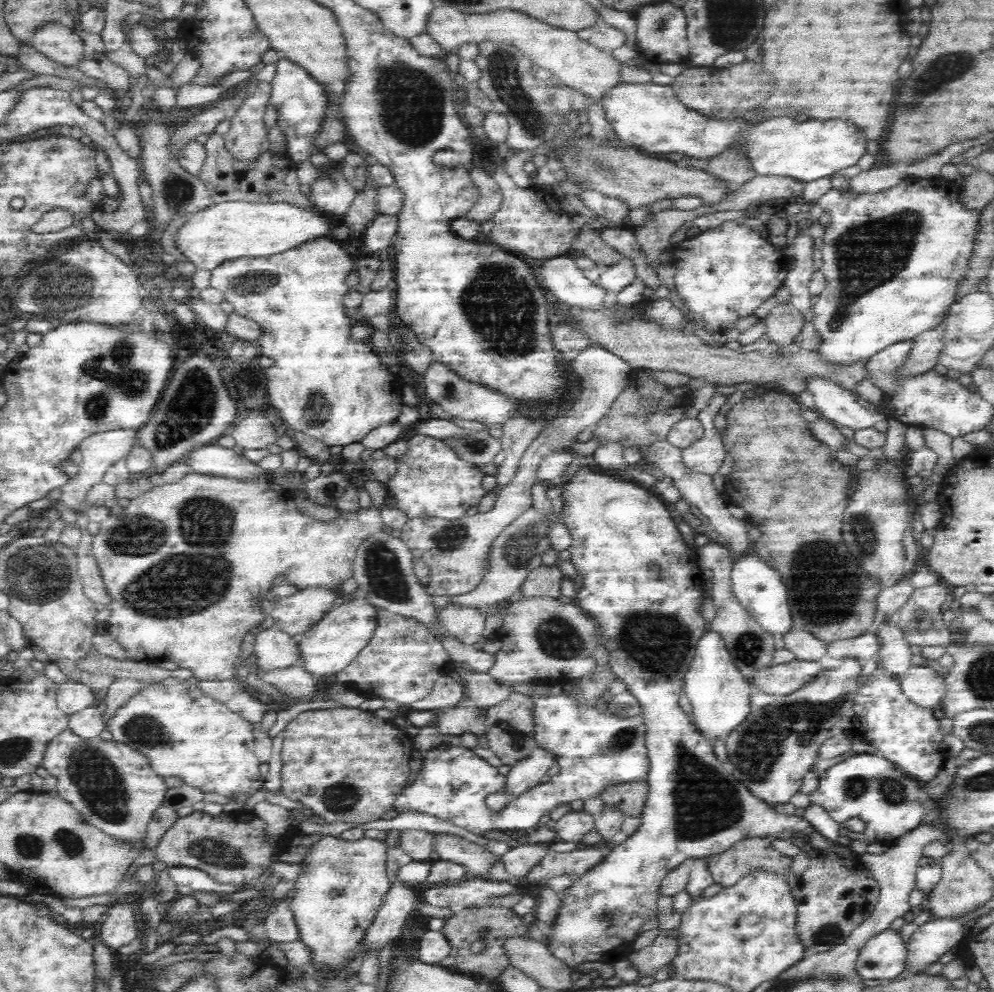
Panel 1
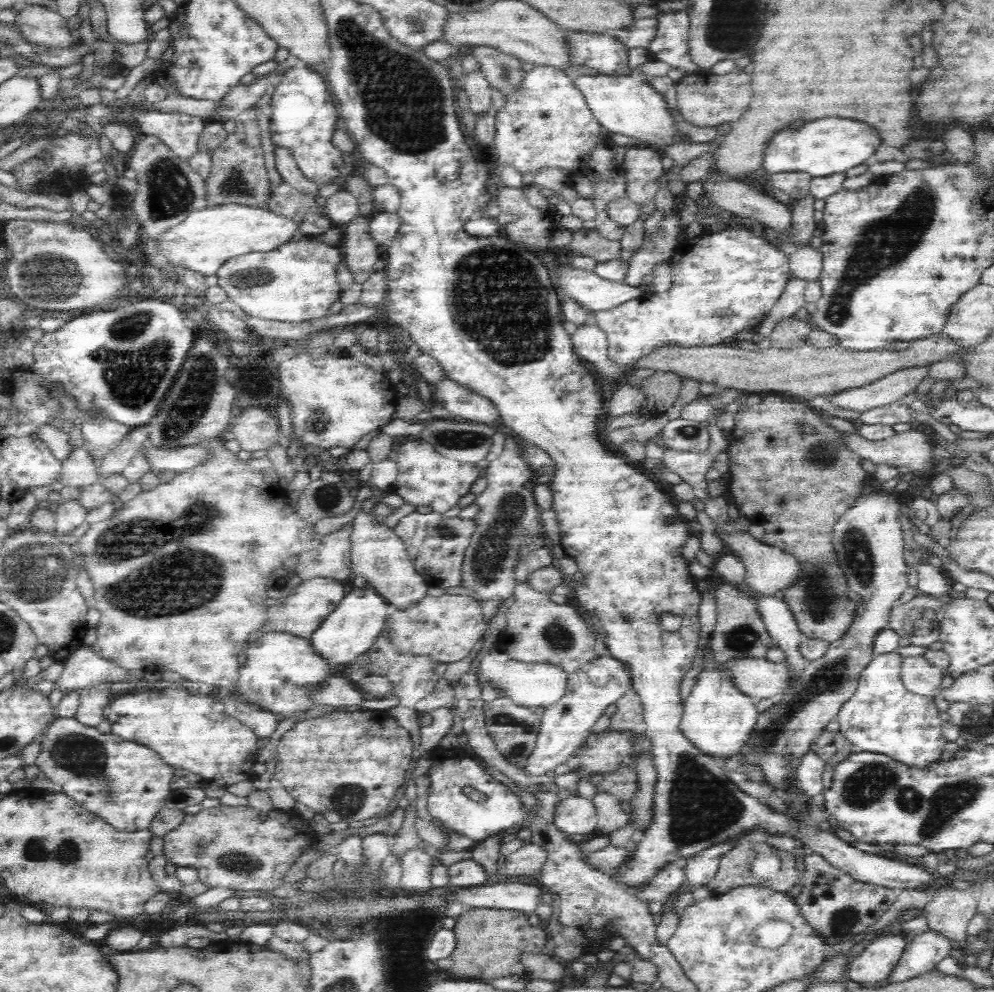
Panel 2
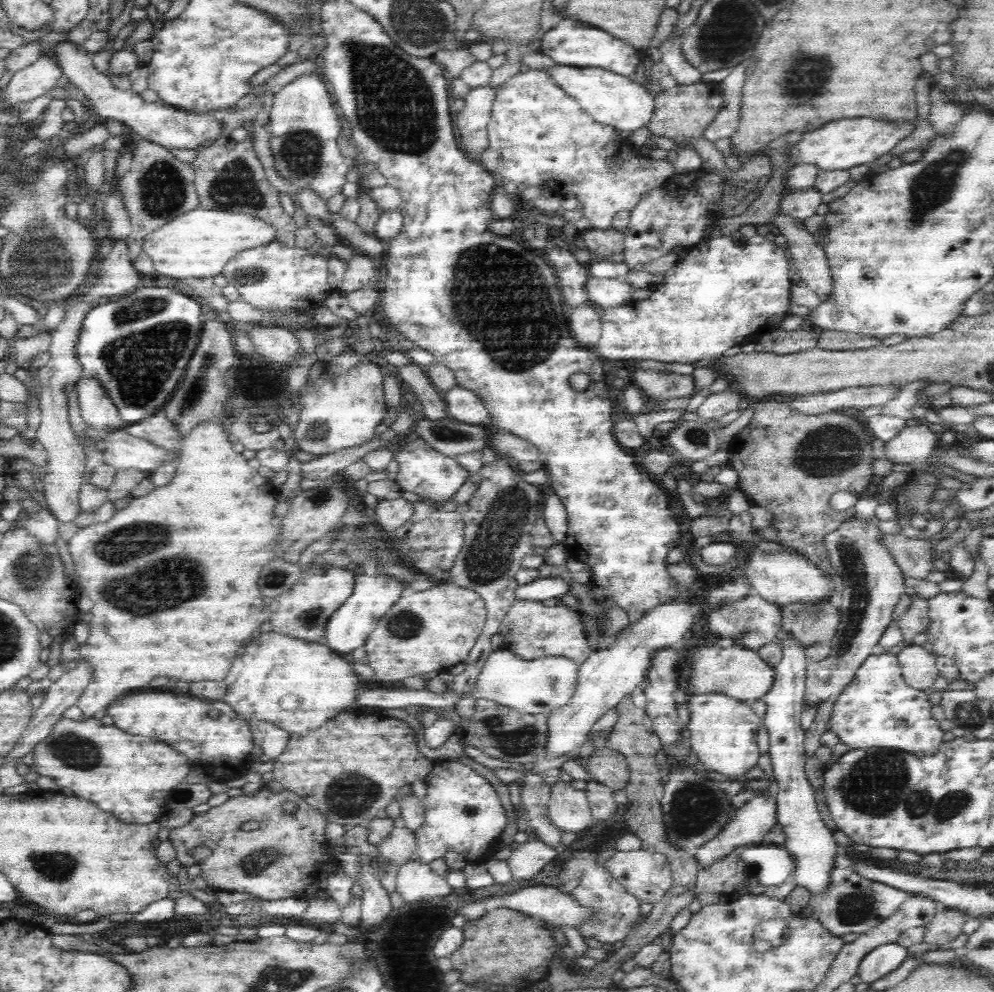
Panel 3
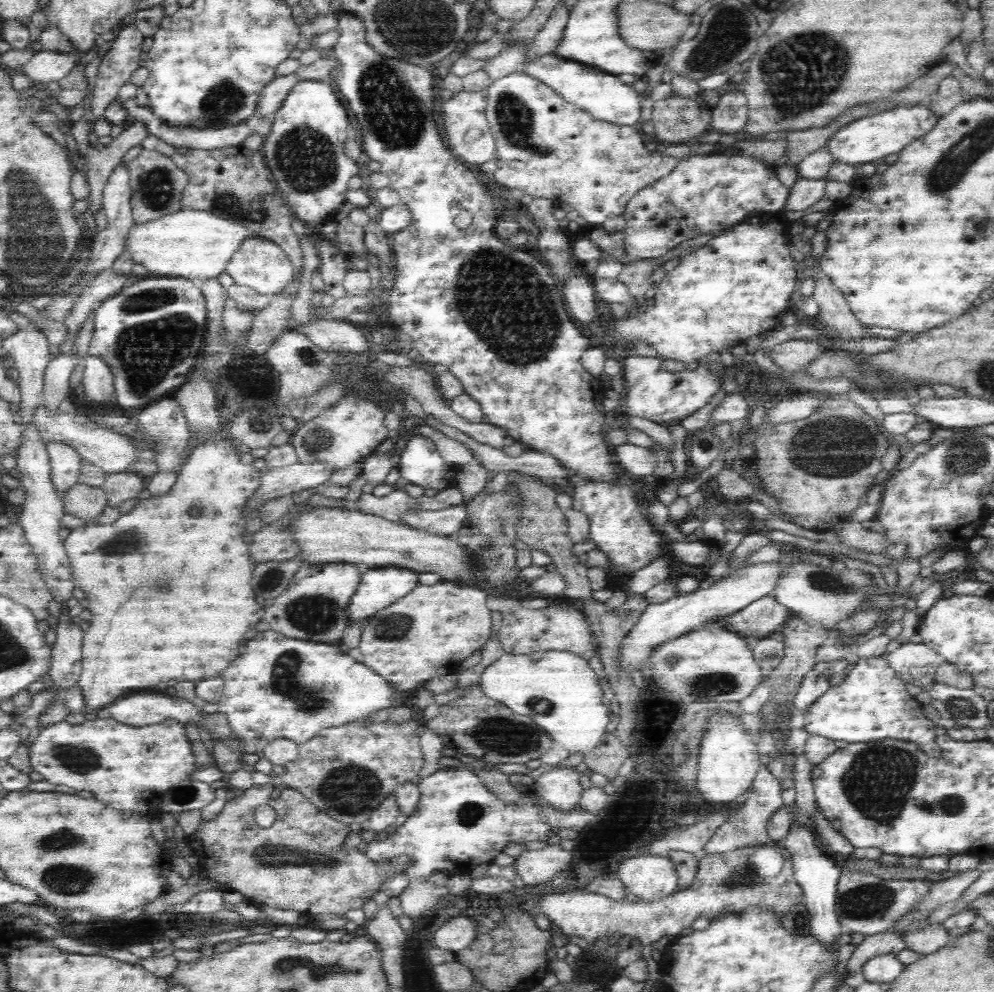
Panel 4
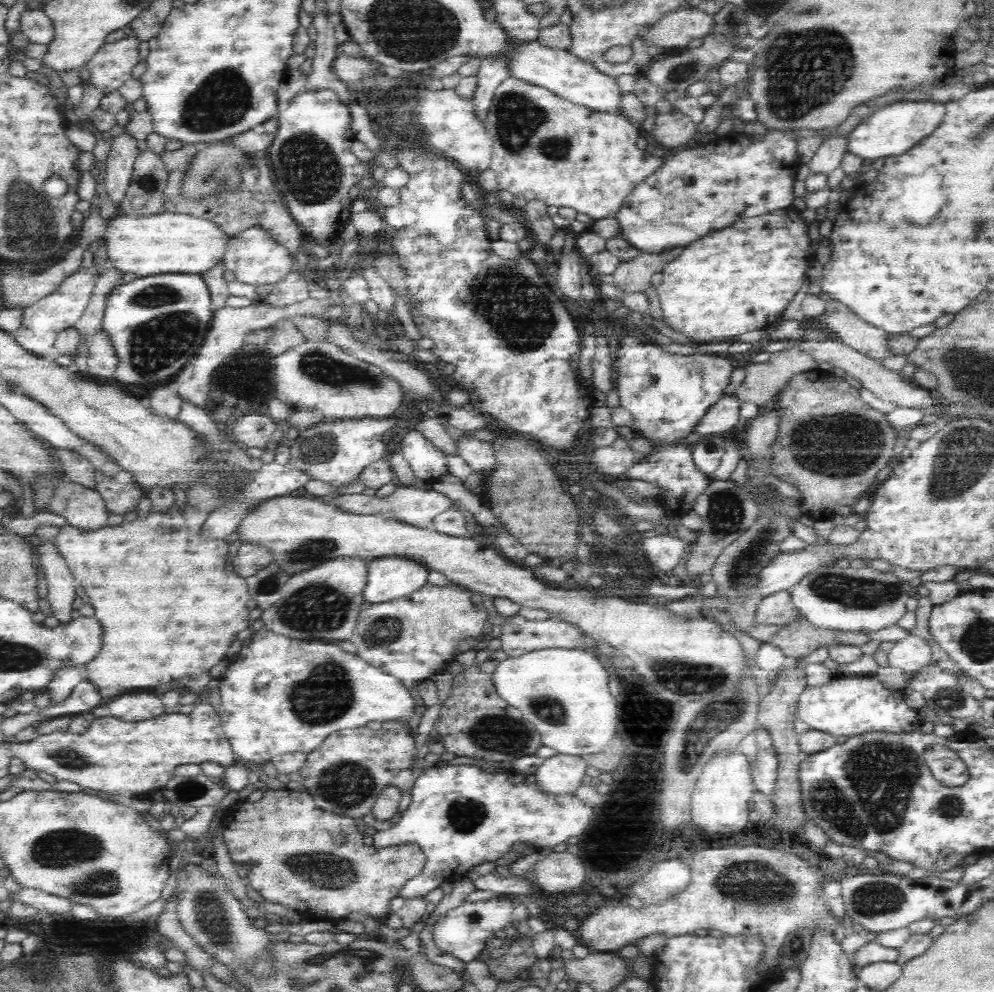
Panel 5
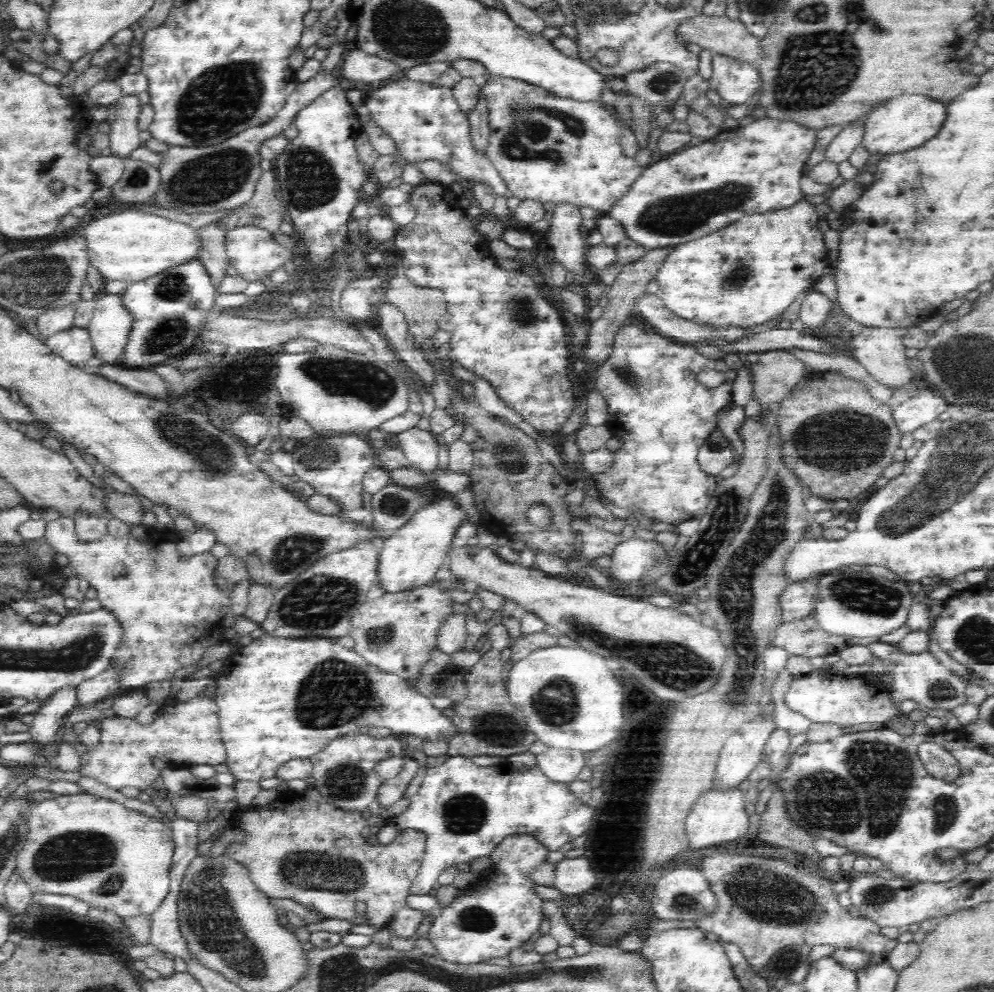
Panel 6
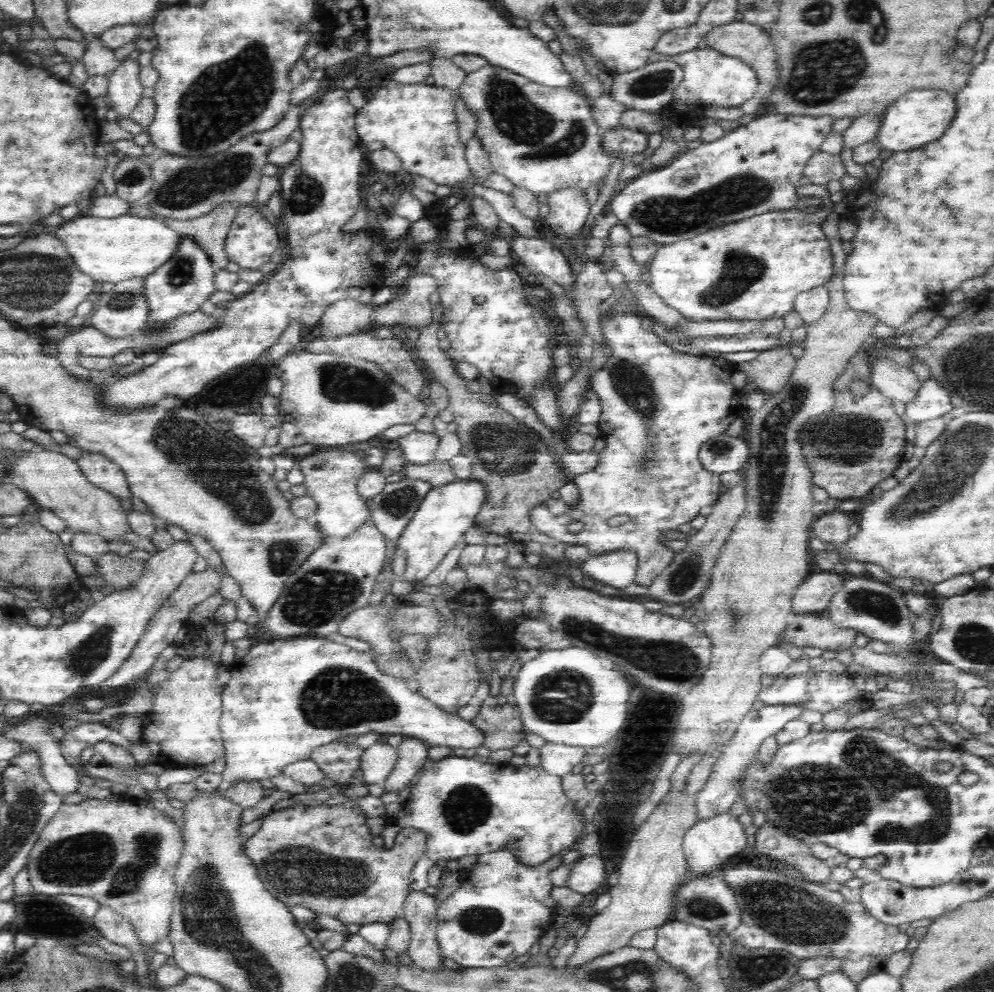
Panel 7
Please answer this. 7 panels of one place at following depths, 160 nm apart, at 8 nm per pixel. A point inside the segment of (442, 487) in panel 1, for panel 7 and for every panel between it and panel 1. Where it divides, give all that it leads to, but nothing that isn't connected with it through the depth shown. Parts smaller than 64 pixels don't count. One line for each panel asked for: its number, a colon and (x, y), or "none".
2: (425, 477)
3: (422, 470)
4: (420, 464)
5: (427, 463)
6: (420, 447)
7: (417, 447)

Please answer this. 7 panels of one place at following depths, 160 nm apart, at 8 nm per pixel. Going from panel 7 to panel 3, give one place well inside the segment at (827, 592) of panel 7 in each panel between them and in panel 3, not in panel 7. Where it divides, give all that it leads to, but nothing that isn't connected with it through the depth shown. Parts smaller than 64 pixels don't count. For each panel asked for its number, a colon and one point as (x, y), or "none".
3: (751, 622)
4: (760, 619)
5: (776, 609)
6: (796, 601)

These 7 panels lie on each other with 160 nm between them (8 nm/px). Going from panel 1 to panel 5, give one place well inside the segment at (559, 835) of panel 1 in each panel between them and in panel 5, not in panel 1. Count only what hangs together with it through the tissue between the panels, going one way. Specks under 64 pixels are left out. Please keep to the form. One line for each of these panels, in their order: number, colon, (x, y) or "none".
2: (575, 815)
3: (569, 810)
4: (560, 787)
5: (561, 774)

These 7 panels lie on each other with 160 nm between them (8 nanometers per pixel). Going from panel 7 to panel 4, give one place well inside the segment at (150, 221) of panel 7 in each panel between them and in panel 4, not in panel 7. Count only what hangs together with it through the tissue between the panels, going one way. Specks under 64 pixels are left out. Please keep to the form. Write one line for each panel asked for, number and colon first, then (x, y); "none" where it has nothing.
4: (191, 243)
5: (167, 243)
6: (132, 245)

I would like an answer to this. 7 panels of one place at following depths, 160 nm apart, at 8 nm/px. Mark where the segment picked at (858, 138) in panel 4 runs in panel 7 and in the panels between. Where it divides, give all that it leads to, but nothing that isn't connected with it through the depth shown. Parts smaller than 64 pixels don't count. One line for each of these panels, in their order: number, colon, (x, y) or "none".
5: (891, 130)
6: (902, 123)
7: (919, 116)

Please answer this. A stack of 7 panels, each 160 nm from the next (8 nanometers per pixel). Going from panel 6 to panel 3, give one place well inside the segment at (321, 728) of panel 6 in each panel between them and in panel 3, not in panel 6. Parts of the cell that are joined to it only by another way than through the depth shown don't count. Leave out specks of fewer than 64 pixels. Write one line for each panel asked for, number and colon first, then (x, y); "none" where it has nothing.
3: (298, 685)
4: (279, 688)
5: (269, 707)

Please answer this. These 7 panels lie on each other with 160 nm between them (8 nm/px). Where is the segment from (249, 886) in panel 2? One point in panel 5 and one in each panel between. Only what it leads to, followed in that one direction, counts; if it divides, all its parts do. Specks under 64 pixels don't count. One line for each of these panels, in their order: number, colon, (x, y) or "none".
3: (288, 855)
4: (299, 863)
5: (308, 859)

